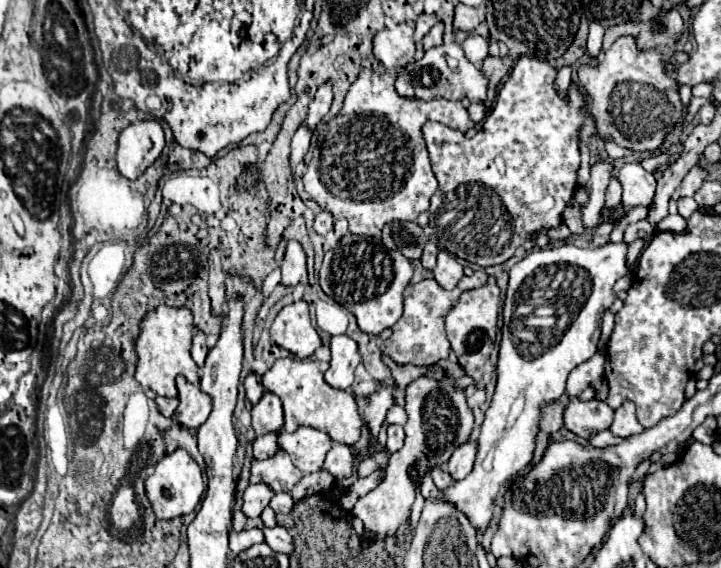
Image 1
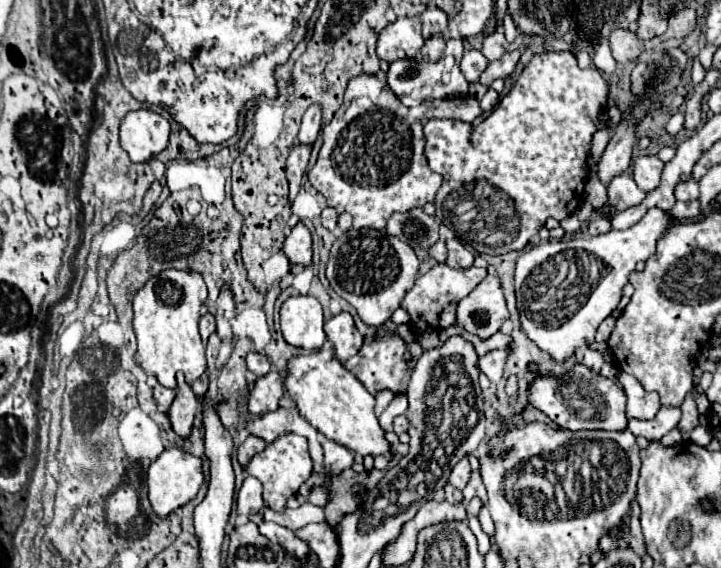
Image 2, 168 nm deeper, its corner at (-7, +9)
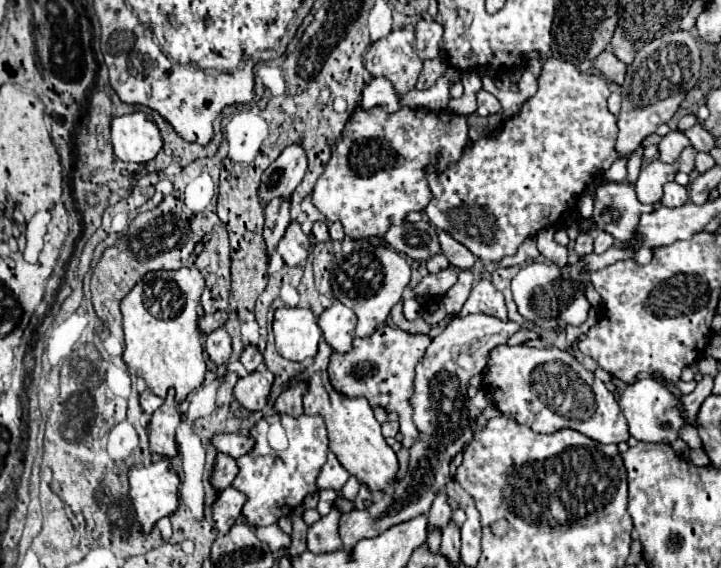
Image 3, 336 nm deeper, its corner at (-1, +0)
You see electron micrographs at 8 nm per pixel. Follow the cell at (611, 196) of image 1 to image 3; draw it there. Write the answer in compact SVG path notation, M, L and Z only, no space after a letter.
M605 181L597 189L597 203L593 211L593 221L599 229L609 231L615 241L629 239L637 231L641 213L653 211L651 205L639 203L633 185Z

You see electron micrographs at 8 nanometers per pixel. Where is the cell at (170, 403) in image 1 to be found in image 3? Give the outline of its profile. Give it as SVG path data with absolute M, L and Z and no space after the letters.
M143 391L139 401L141 401L141 409L145 411L145 415L153 415L153 413L161 407L161 403L163 403L161 397L155 397L155 395L149 393L149 391Z

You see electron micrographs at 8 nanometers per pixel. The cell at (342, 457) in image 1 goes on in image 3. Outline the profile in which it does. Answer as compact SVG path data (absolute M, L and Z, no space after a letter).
M329 451L327 453L327 463L323 465L323 469L321 469L319 477L317 477L317 489L335 489L335 491L341 491L343 485L347 483L347 479L349 479L347 469Z

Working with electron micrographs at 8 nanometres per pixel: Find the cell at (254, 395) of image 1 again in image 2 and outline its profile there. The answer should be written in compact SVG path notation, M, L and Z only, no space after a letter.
M249 352L247 354L247 368L259 378L259 376L265 376L269 372L269 358L265 354L259 354L259 352Z

